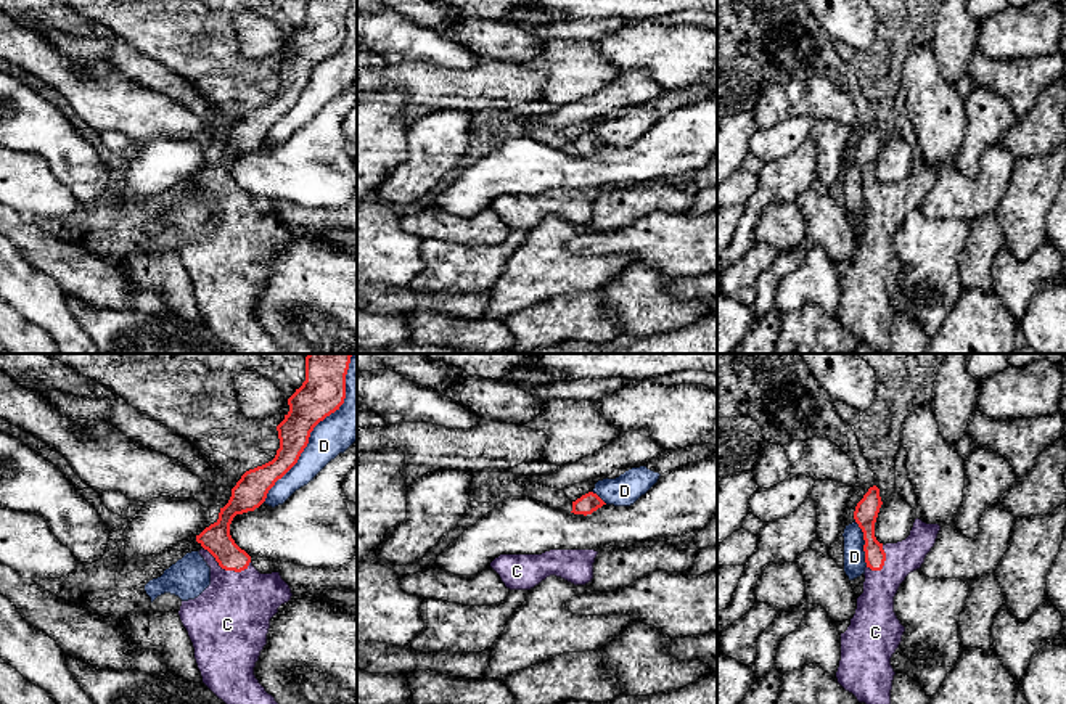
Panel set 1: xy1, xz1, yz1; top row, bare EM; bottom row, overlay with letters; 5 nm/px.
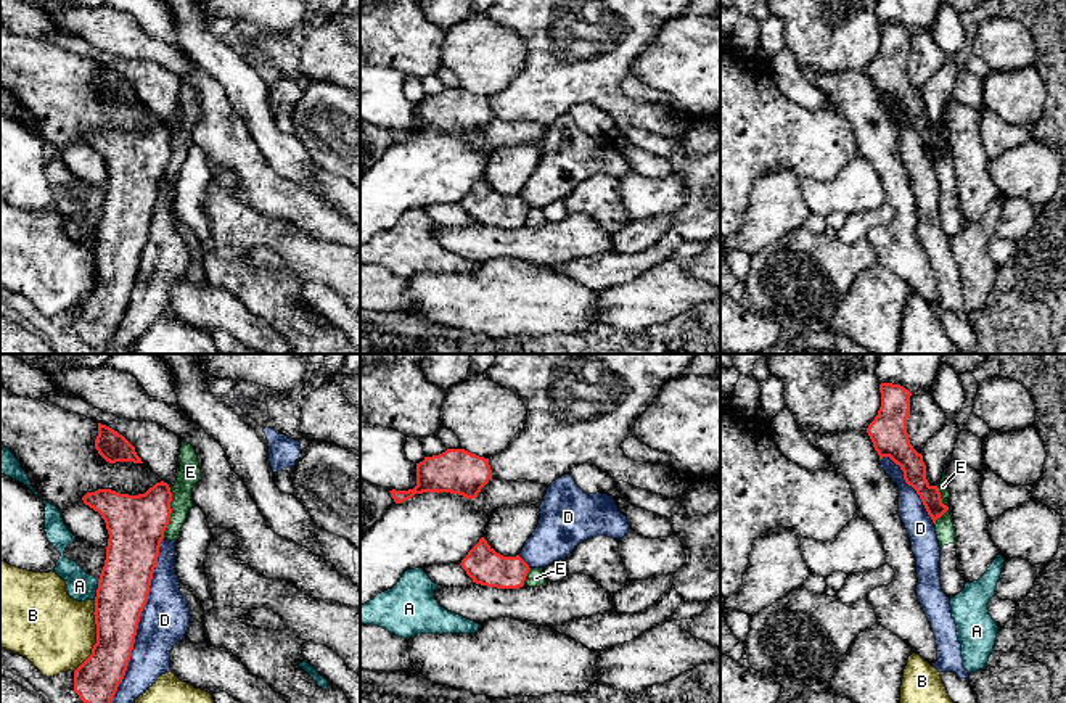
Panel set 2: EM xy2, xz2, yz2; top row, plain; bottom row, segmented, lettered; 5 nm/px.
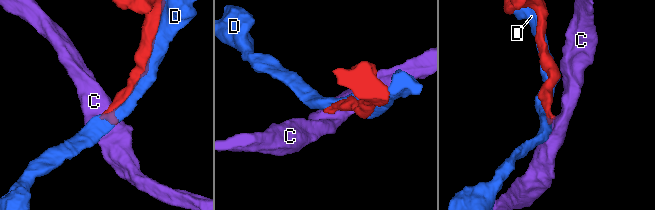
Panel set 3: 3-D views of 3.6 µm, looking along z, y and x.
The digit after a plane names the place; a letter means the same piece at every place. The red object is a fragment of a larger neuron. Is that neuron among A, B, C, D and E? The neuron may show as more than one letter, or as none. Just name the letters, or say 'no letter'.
C

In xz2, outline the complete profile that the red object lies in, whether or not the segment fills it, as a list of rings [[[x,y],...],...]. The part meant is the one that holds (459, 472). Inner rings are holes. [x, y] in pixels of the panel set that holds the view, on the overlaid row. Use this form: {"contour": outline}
{"contour": [[[447,449],[416,463],[416,486],[408,491],[389,491],[396,504],[423,492],[450,492],[476,499],[492,478],[489,458],[465,449]]]}

